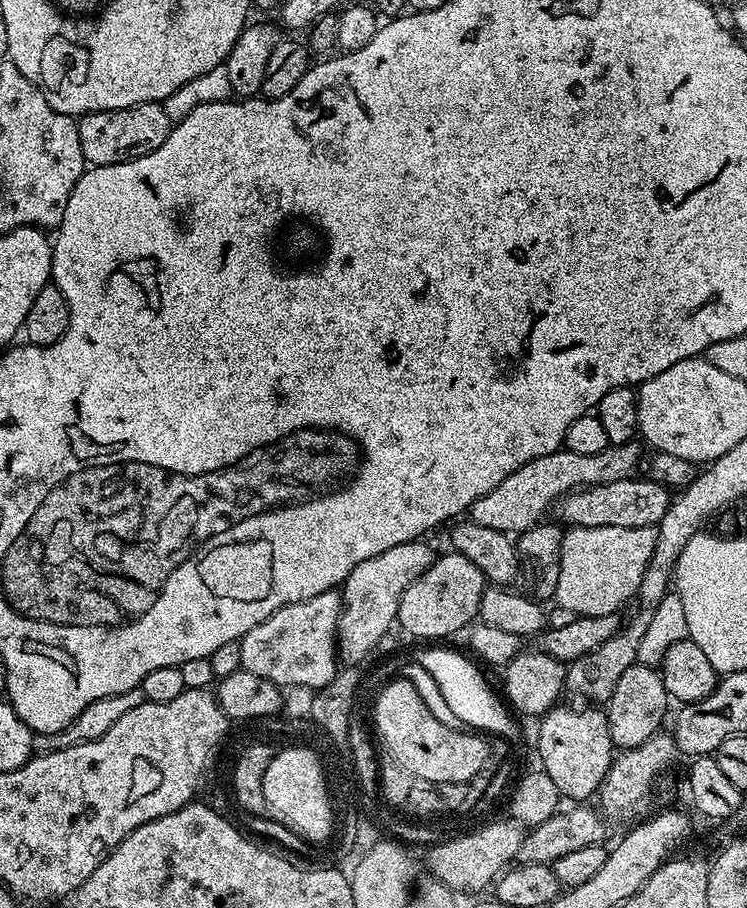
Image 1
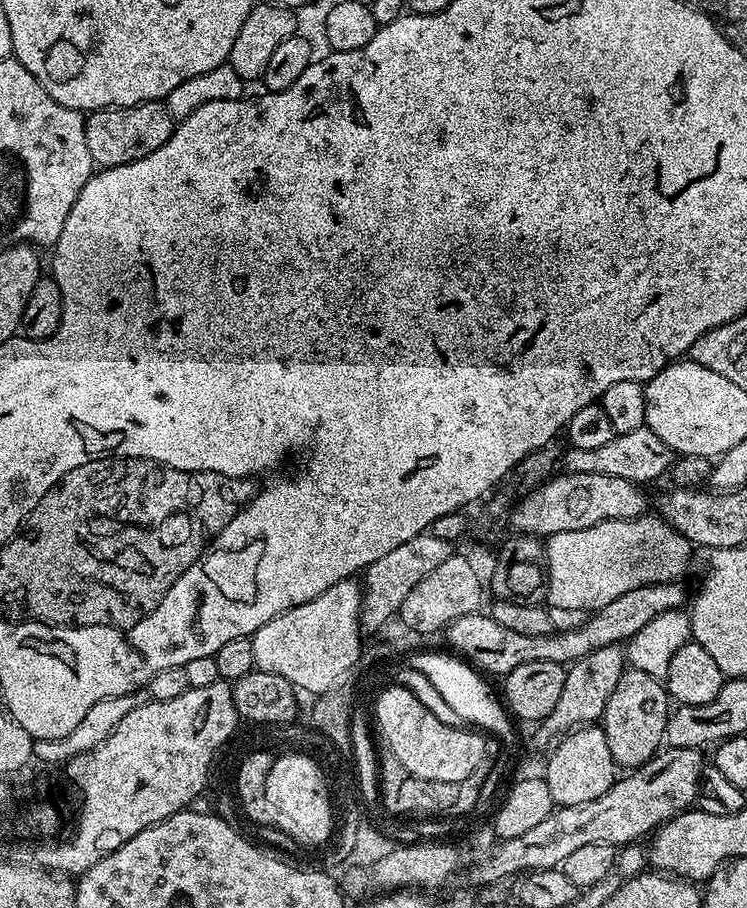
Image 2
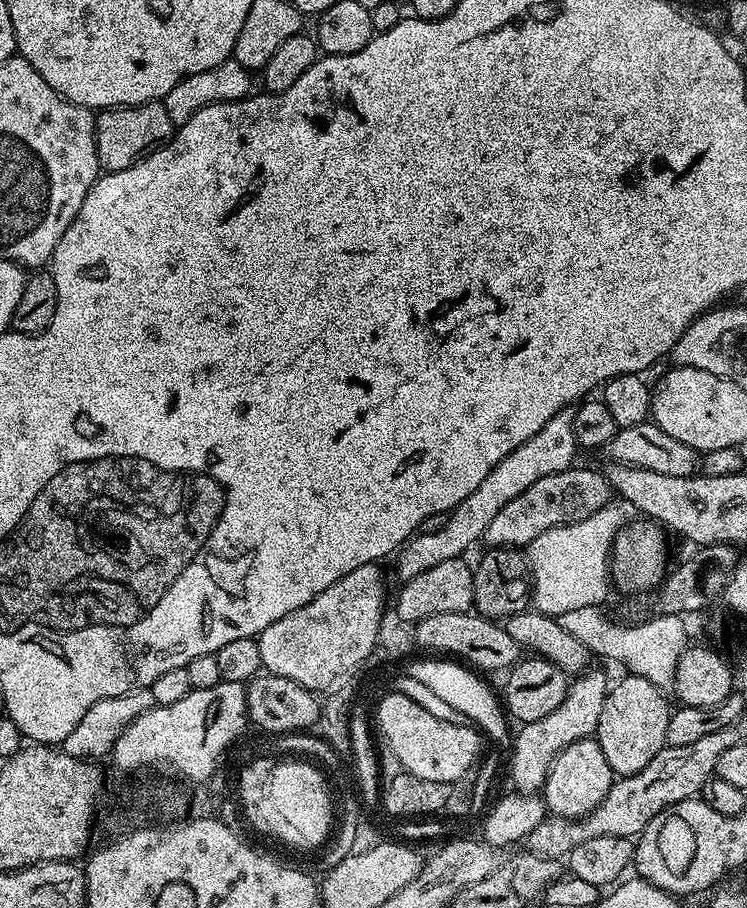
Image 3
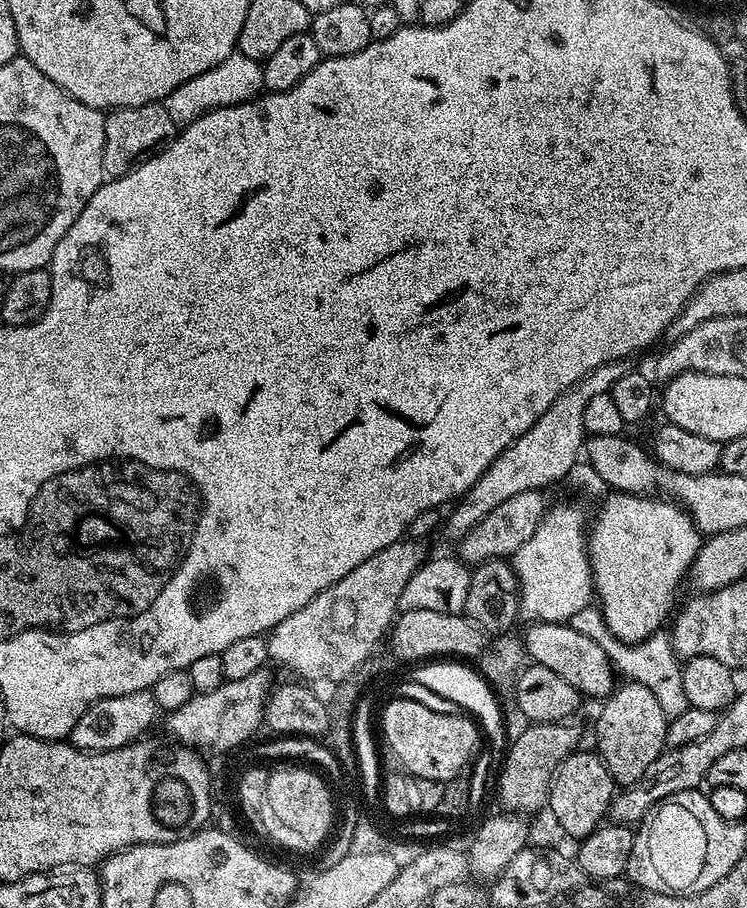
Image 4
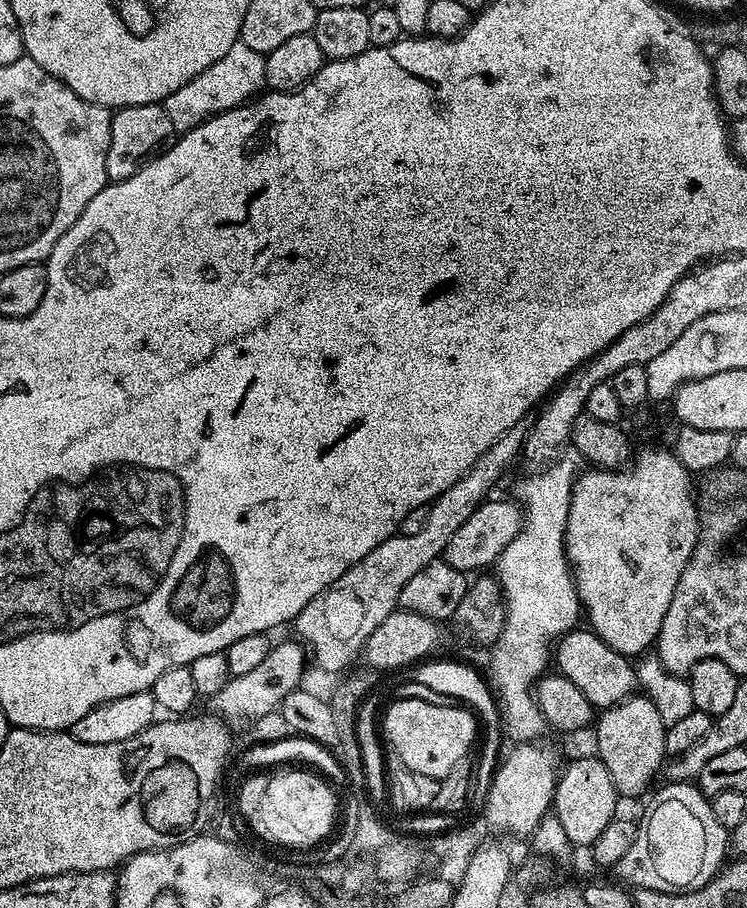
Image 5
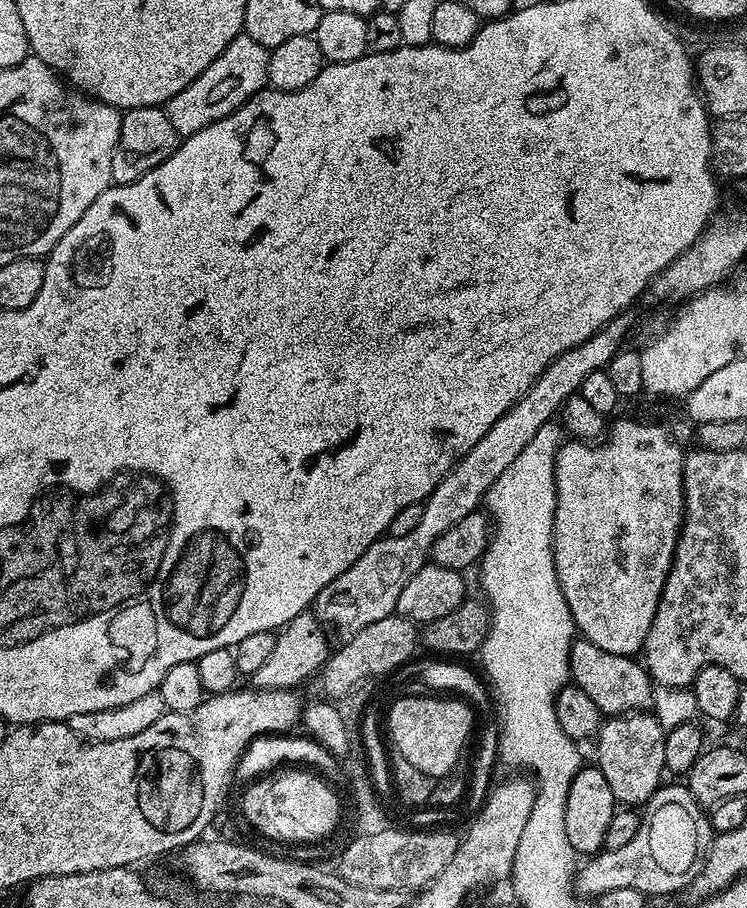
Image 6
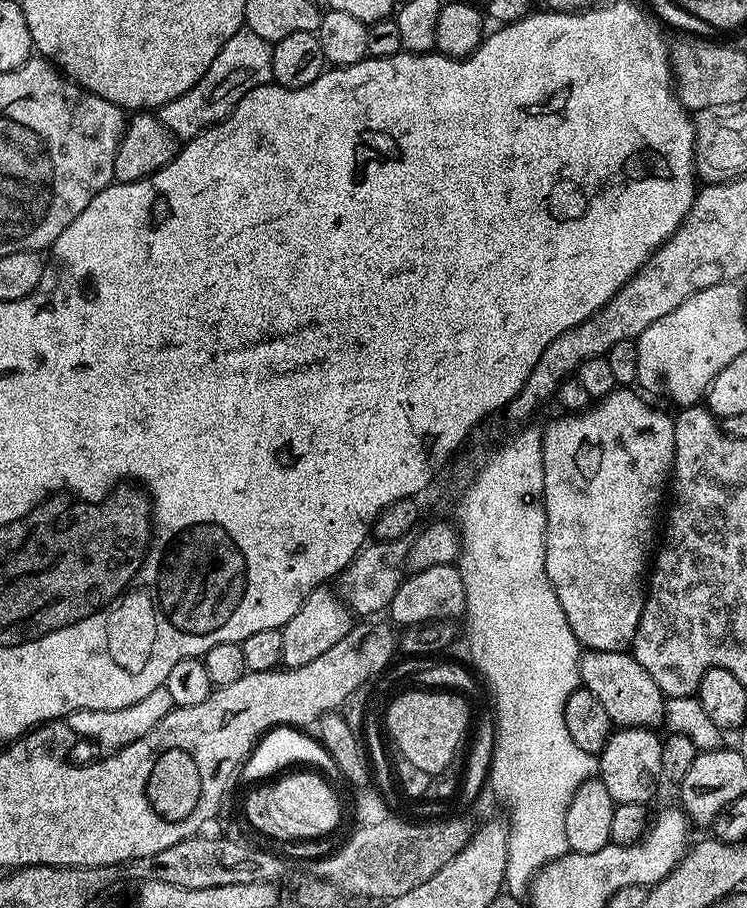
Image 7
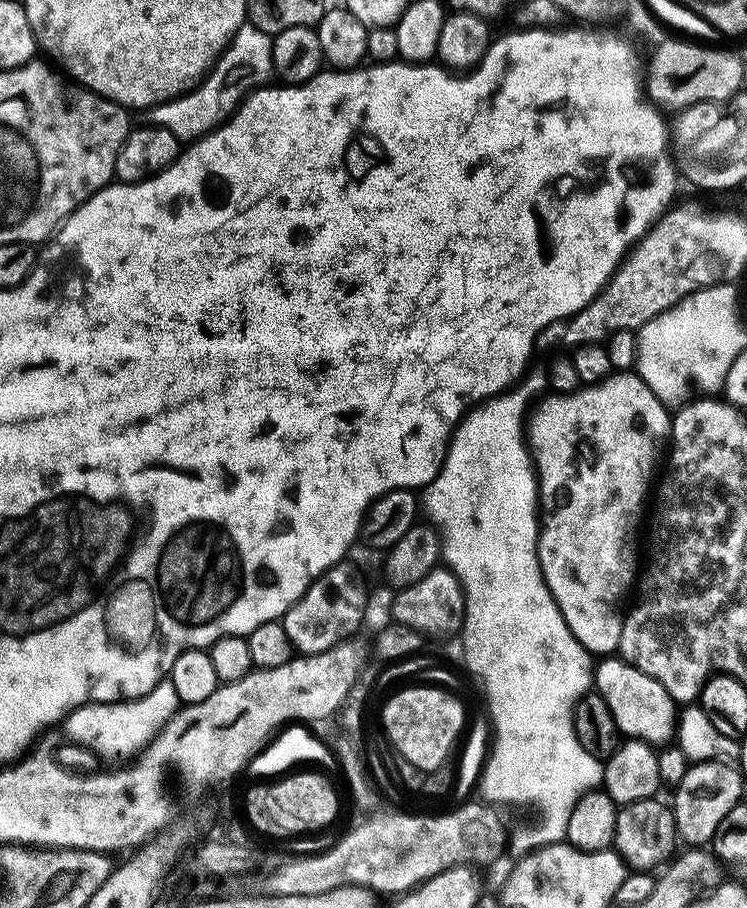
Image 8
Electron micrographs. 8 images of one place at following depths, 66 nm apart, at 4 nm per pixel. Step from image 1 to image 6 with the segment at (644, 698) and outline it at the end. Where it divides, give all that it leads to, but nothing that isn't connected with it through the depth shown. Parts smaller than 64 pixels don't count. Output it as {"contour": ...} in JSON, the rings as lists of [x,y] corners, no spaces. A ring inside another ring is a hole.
{"contour":[[[648,712],[622,714],[607,719],[596,735],[596,766],[603,772],[610,792],[622,806],[636,806],[655,795],[665,766],[665,730]]]}

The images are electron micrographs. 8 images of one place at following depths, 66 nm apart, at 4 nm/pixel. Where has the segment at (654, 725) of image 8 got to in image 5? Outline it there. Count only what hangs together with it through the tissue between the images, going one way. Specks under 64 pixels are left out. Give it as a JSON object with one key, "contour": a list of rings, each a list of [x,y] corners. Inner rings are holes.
{"contour":[[[573,630],[561,636],[554,644],[554,664],[559,675],[570,678],[596,710],[605,710],[622,703],[637,691],[636,669],[629,657],[615,652],[591,630]]]}

